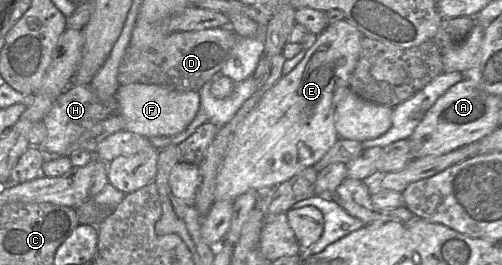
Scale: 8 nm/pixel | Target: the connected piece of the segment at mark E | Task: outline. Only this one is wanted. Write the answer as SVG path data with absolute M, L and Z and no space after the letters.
M345 19L327 26L306 51L302 61L264 94L260 103L243 120L230 143L218 171L215 201L234 201L247 191L274 188L305 168L314 166L327 153L339 138L334 124L334 111L341 99L341 91L349 88L362 38L361 32Z

